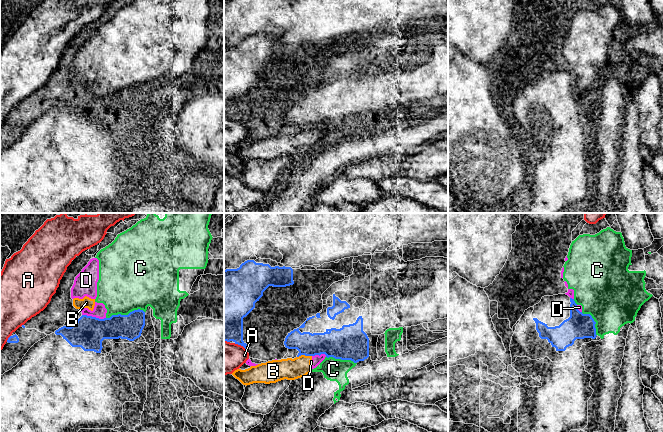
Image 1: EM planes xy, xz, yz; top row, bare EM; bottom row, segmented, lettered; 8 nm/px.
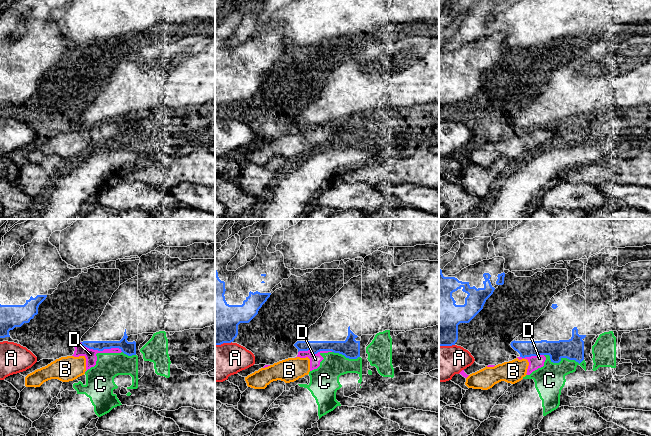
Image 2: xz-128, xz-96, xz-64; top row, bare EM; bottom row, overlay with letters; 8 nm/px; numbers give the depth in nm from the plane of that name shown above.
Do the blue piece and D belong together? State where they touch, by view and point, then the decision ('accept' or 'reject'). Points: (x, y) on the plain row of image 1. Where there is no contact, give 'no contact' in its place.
xy (94, 93) | reject

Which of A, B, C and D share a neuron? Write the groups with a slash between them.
A / B C D

